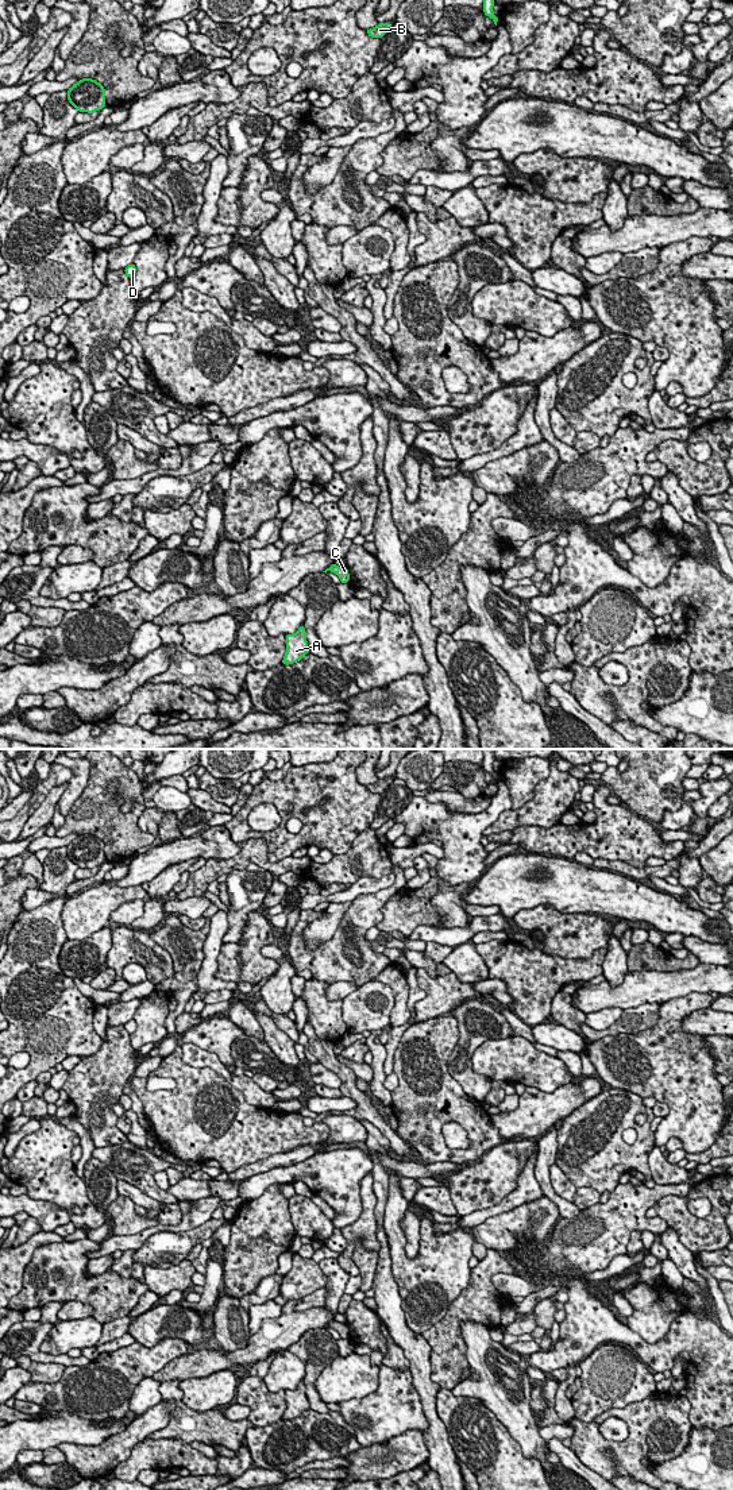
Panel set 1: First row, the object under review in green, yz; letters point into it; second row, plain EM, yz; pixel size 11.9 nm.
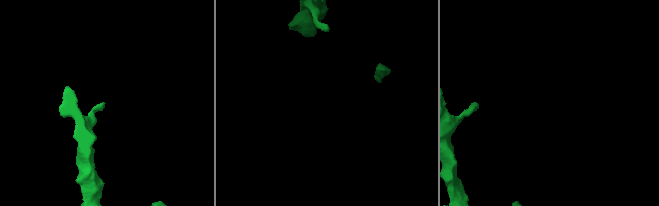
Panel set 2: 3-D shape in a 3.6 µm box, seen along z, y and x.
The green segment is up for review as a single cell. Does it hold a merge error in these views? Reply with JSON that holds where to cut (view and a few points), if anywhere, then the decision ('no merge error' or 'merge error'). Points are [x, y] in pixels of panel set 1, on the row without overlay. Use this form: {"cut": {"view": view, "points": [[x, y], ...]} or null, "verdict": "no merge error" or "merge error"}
{"cut": null, "verdict": "no merge error"}

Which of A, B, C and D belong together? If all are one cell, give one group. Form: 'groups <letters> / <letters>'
groups A B C D

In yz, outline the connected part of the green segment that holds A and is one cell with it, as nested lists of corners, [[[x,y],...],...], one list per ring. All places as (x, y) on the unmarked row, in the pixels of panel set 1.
[[[301,1381],[294,1390],[285,1390],[286,1409],[281,1420],[289,1421],[300,1417],[306,1409],[309,1402],[306,1397],[305,1382]]]

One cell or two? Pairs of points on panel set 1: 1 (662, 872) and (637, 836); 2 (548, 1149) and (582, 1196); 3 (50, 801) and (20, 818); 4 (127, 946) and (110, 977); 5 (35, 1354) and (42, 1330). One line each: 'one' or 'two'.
1: two
2: two
3: two
4: two
5: one

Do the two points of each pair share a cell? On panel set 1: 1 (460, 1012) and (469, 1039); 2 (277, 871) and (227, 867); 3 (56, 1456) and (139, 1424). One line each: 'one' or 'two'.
1: one
2: one
3: two

